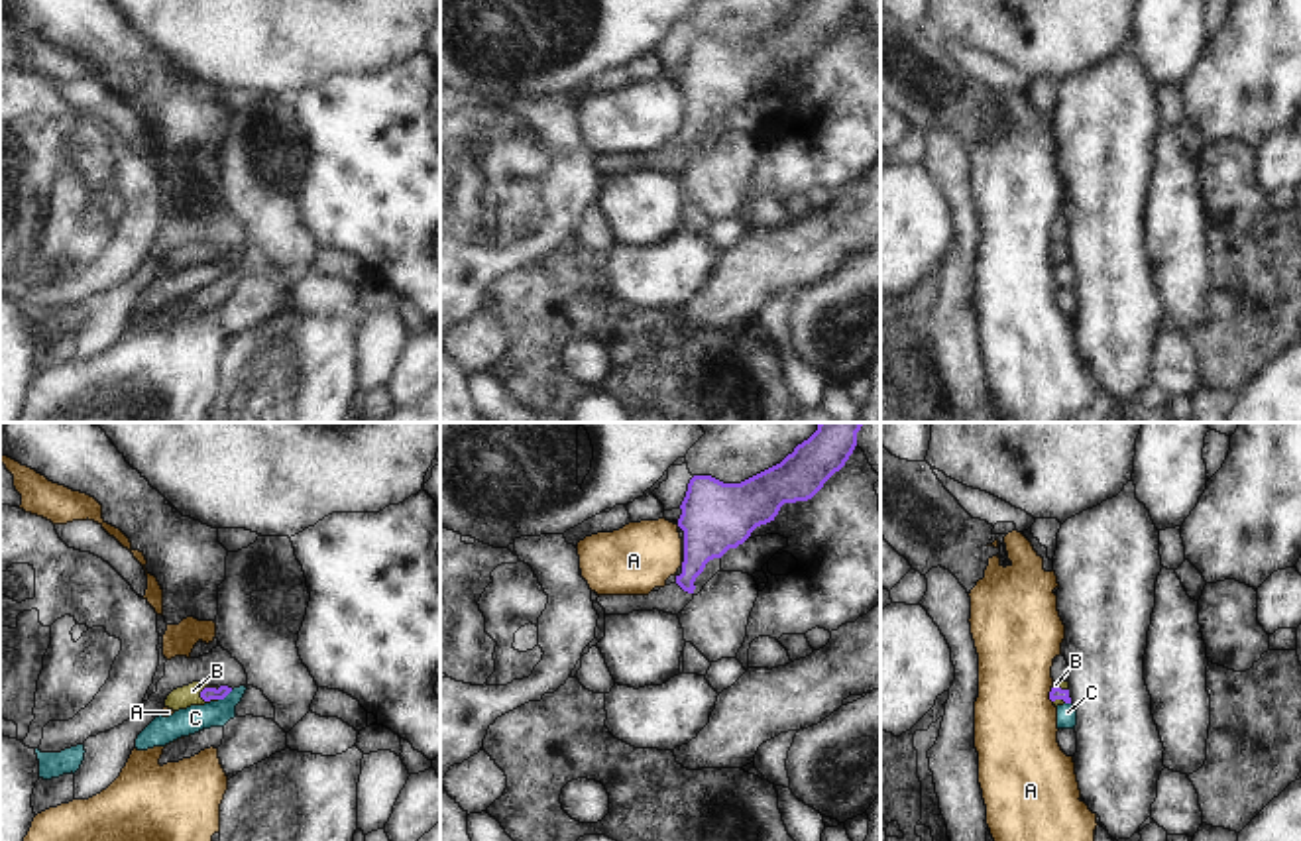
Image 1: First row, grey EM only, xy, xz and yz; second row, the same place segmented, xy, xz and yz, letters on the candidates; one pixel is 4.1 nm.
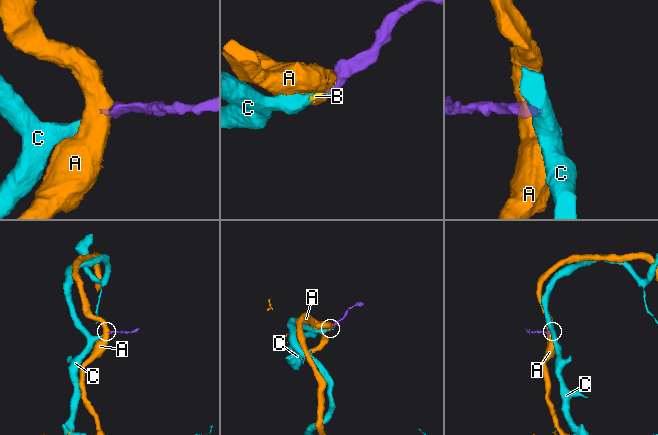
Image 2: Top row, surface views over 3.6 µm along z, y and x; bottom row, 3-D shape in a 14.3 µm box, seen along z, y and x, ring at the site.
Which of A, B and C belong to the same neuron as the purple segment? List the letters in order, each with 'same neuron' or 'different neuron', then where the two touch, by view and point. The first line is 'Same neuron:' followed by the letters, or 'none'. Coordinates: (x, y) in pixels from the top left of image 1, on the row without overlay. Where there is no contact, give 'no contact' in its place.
Same neuron: B
A: different neuron; meets purple in yz at (1050, 256)
B: same neuron; meets purple in xy at (207, 248)
C: different neuron; meets purple in xy at (225, 256)

